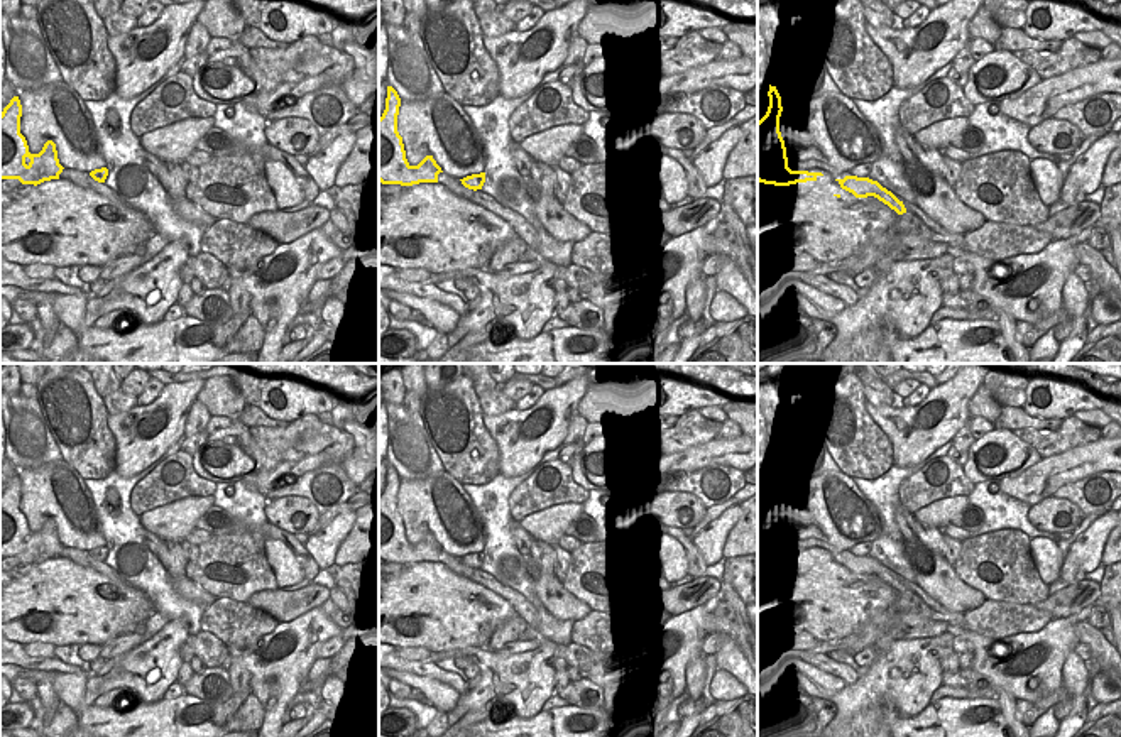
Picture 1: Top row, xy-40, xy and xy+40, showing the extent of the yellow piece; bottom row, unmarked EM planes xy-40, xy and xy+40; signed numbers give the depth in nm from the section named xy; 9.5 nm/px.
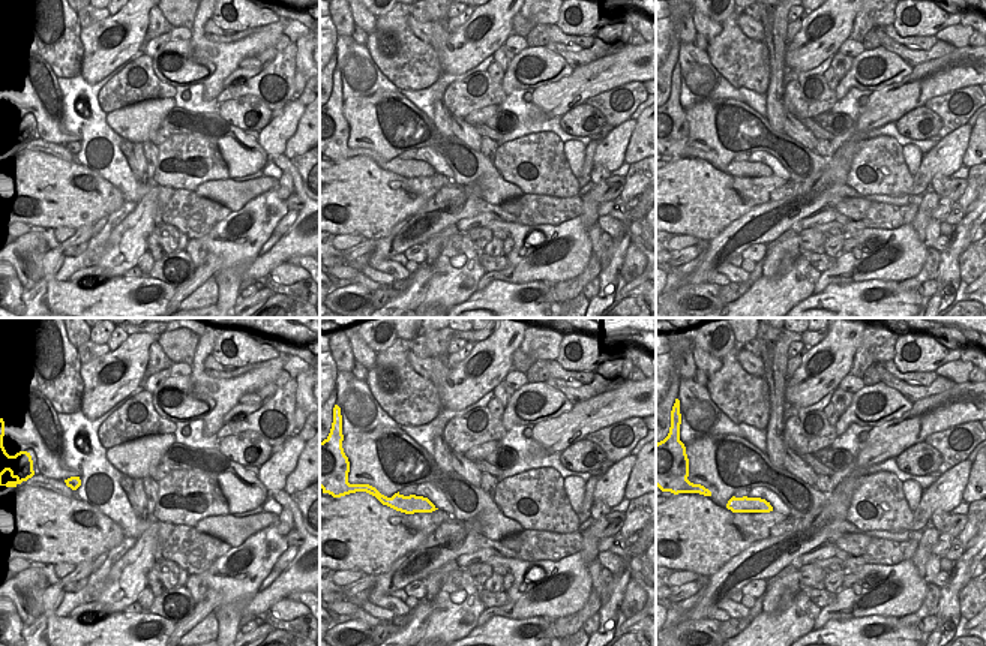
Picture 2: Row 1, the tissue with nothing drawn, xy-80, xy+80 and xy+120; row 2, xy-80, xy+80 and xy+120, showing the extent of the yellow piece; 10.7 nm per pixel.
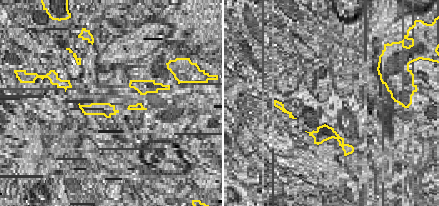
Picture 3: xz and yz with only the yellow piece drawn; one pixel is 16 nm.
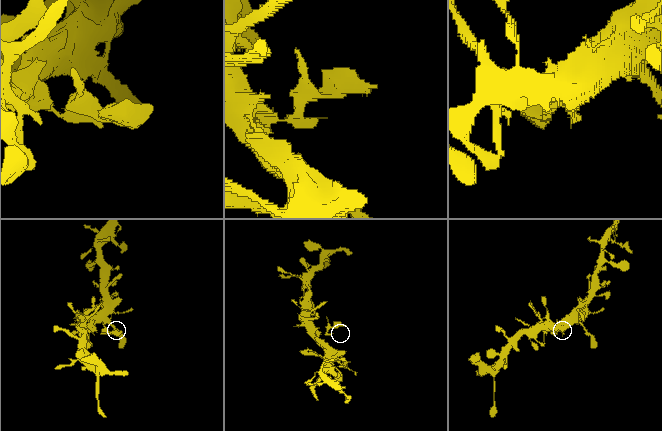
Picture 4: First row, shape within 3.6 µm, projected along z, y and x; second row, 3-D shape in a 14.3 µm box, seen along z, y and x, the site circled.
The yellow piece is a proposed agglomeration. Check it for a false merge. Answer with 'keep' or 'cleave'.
keep

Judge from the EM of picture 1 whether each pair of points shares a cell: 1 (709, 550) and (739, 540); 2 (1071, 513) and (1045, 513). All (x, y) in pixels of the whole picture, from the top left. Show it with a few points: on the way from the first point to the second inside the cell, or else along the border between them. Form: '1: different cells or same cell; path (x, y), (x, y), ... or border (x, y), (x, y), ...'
1: different cells; border (739, 516), (719, 560)
2: same cell; path (1064, 513), (1052, 513)

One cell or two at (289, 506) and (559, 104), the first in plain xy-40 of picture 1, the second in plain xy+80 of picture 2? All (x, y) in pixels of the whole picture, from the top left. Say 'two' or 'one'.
two

